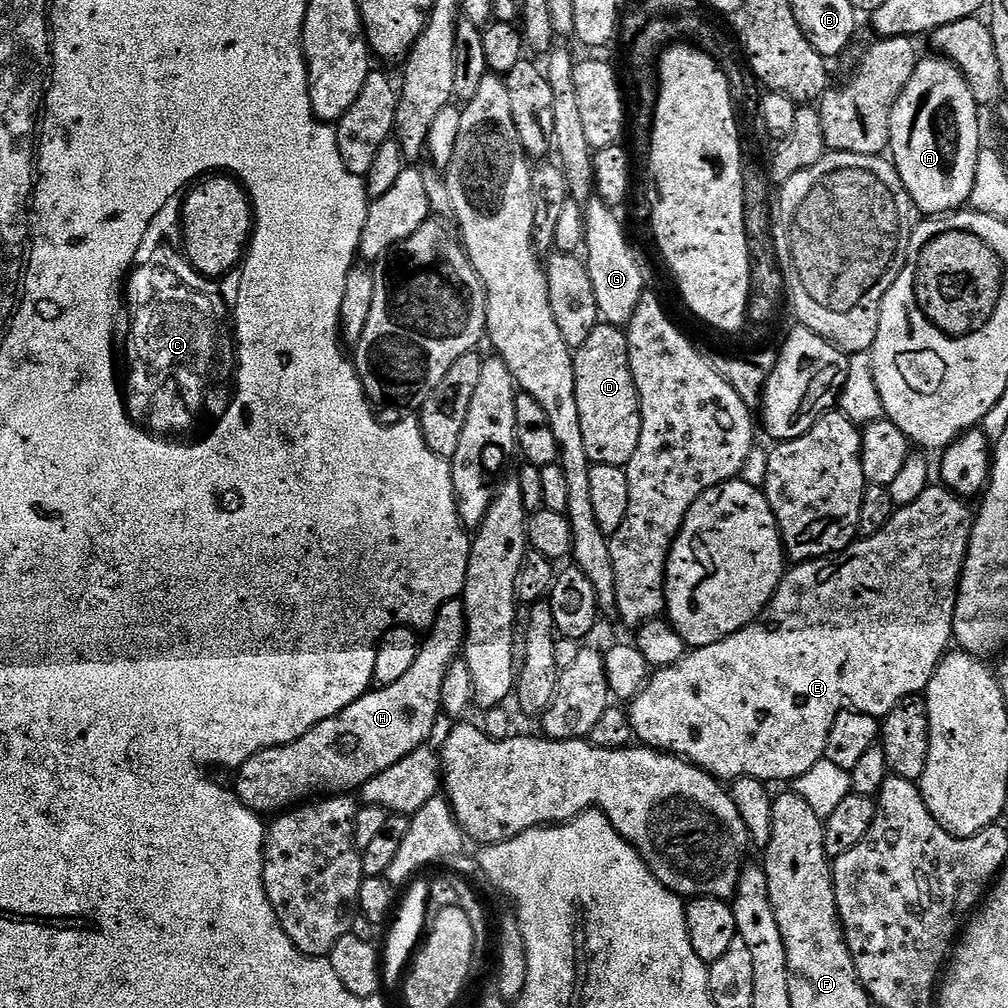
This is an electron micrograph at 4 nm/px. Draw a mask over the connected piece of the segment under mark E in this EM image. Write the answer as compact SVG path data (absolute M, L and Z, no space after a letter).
M930 486L914 502L897 507L896 513L873 536L868 536L865 540L857 538L847 548L830 556L822 556L819 560L806 560L789 567L780 579L780 585L772 600L752 623L722 638L722 642L688 650L680 661L667 668L655 669L649 675L647 684L630 701L635 739L641 745L687 758L697 768L703 768L705 772L724 782L737 780L739 776L749 776L765 782L795 782L799 776L806 774L806 770L810 770L810 766L824 759L826 738L839 712L851 710L883 718L890 714L890 710L894 710L894 706L898 706L898 702L902 702L902 698L923 693L954 640L952 627L956 596L960 593L960 576L964 573L964 559L968 556L968 543L972 537L974 523L974 512L973 509L968 509L968 504L967 499L954 495L949 488Z

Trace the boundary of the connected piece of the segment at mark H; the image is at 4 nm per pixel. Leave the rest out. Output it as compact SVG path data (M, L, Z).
M457 598L446 602L438 610L436 620L427 629L423 637L418 658L414 658L414 666L398 682L381 688L373 687L364 693L346 710L334 714L334 718L326 718L318 722L302 738L287 741L278 748L264 748L240 765L234 791L248 809L257 814L272 812L280 814L309 798L324 798L329 794L352 794L363 789L365 782L382 774L382 770L390 770L394 762L402 762L406 754L425 747L436 728L436 719L441 719L440 699L442 698L442 678L446 678L446 670L450 670L453 660L463 649L468 638L466 626L466 610L463 599Z

